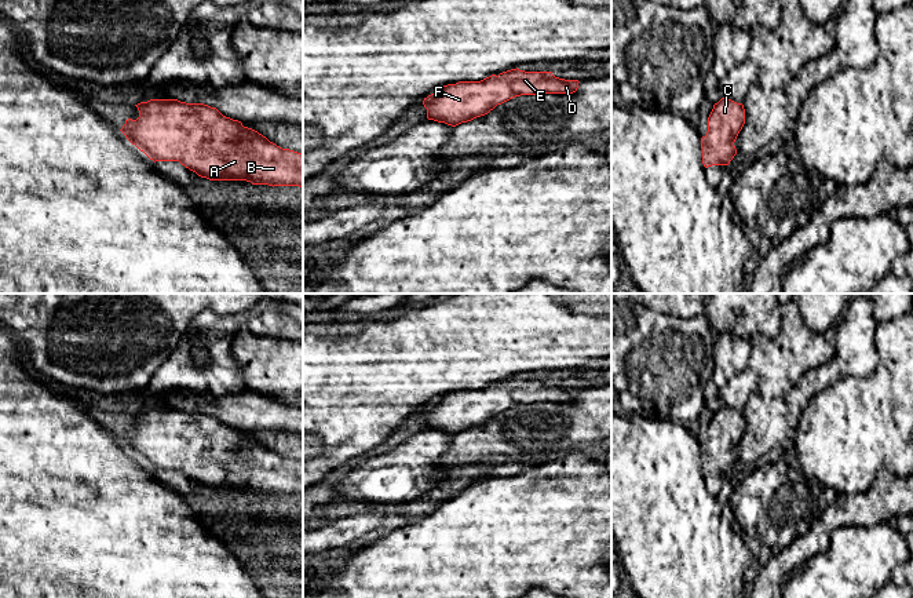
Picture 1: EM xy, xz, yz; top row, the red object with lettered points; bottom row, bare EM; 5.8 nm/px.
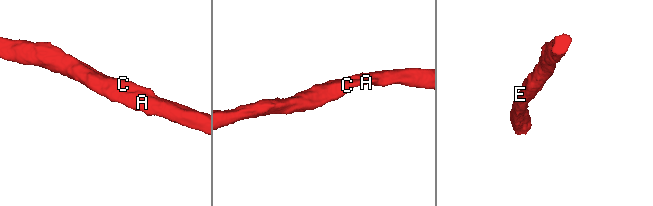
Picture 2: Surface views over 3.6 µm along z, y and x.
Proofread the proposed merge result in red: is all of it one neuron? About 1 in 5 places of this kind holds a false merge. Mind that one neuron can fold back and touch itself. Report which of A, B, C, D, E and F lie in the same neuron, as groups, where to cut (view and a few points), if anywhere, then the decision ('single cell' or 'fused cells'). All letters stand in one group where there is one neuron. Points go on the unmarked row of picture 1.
groups A B C D E F; cut none; single cell

